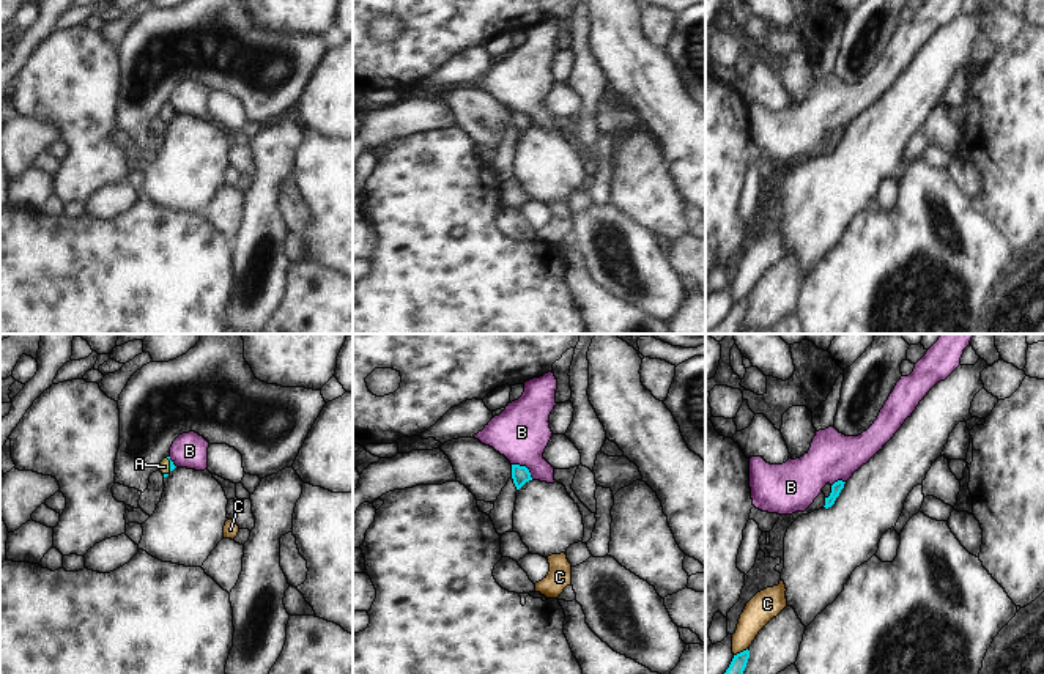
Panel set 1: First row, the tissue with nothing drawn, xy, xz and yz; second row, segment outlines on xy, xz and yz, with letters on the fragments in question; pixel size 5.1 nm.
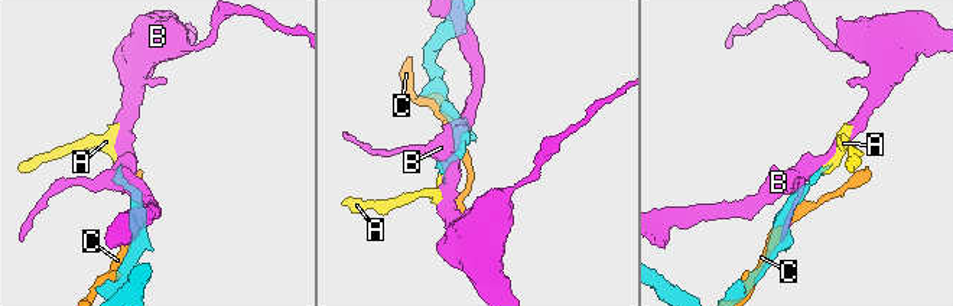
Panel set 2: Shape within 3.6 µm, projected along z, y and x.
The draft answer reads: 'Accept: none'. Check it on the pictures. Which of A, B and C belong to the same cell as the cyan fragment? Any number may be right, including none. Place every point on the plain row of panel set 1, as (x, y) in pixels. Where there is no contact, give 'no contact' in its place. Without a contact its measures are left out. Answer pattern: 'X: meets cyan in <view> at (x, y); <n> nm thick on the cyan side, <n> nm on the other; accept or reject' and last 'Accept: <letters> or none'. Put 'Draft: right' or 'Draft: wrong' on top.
Draft: wrong
A: meets cyan in xy at (170, 111); 30 nm thick on the cyan side, 60 nm on the other; accept
B: meets cyan in xz at (525, 114); 90 nm thick on the cyan side, 300 nm on the other; reject
C: meets cyan in yz at (740, 299); 110 nm thick on the cyan side, 150 nm on the other; reject
Accept: A

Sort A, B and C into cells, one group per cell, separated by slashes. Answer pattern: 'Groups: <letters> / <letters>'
Groups: A / B / C.

